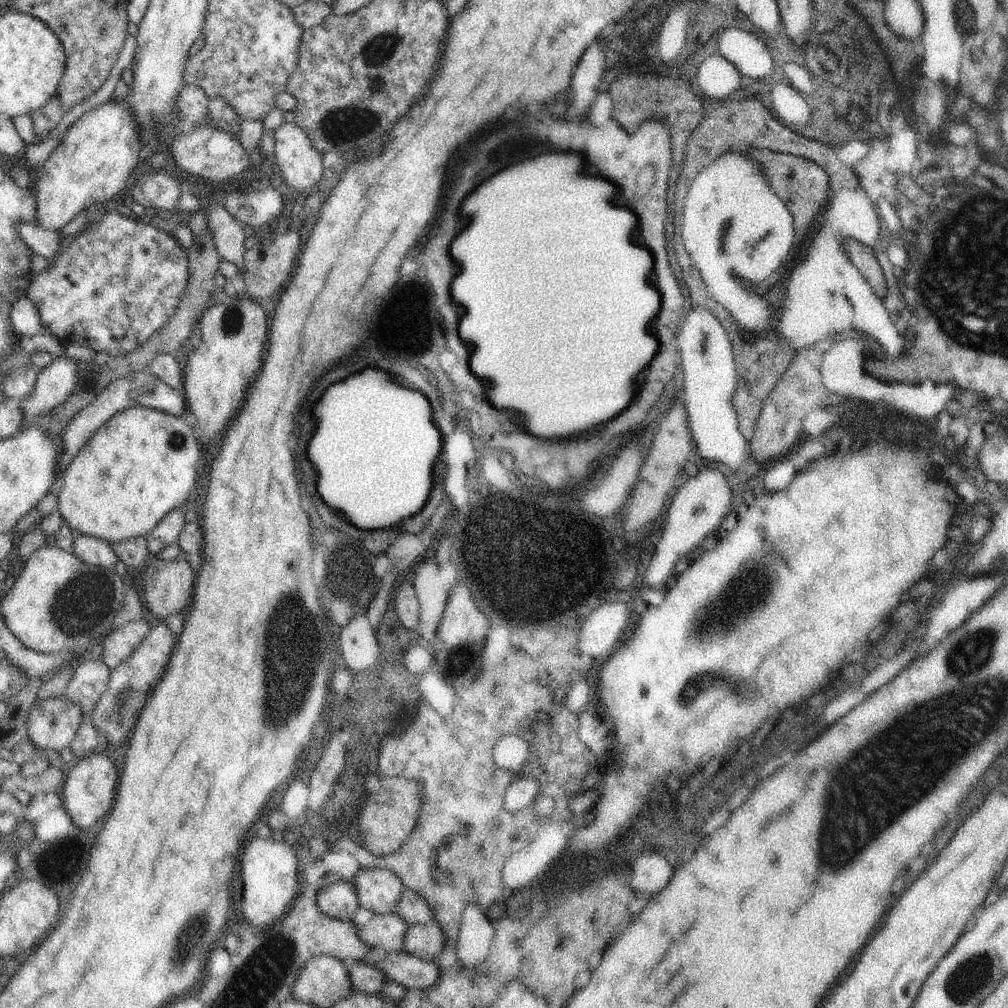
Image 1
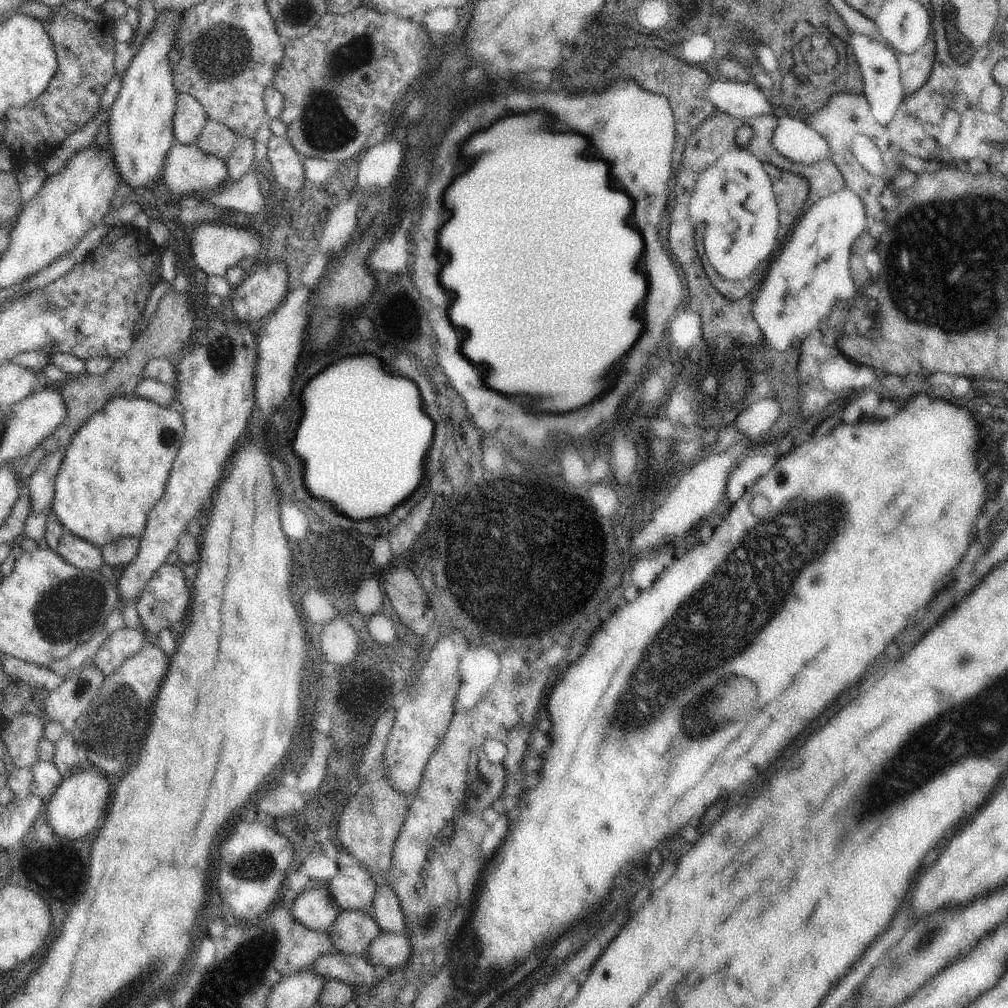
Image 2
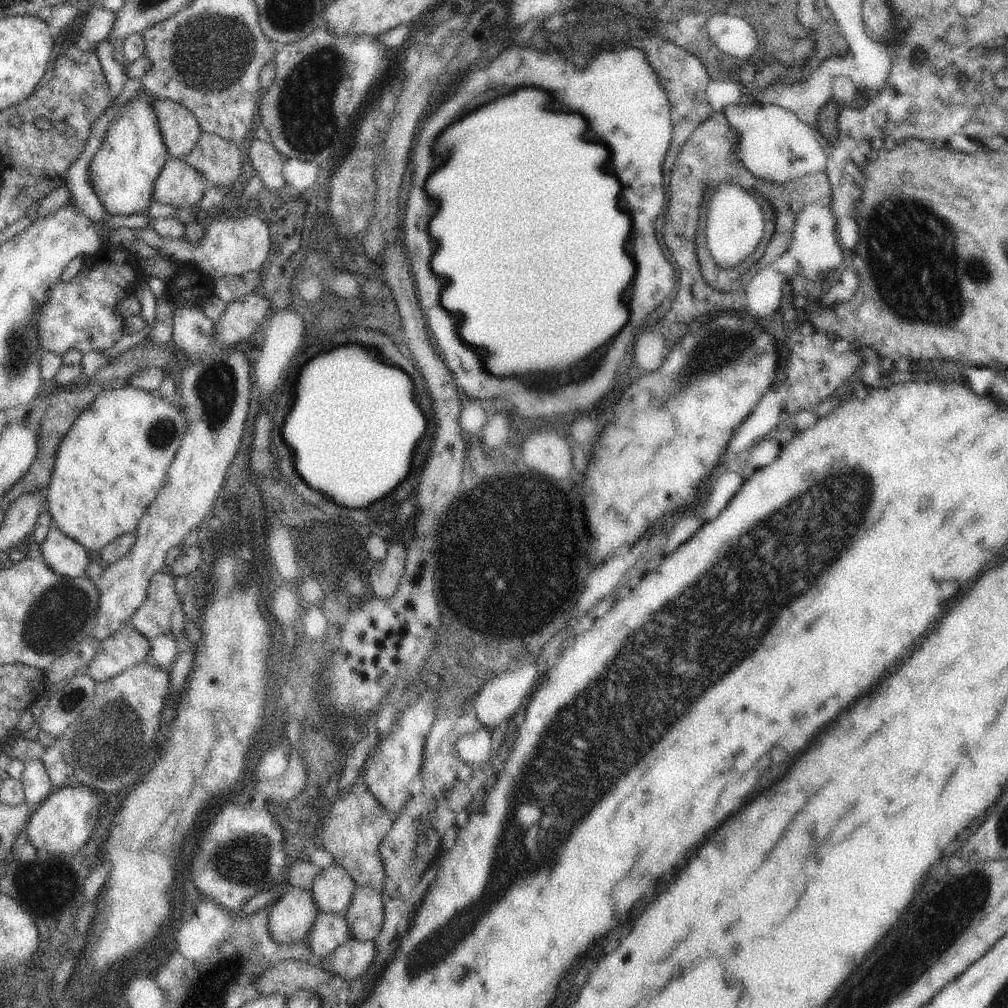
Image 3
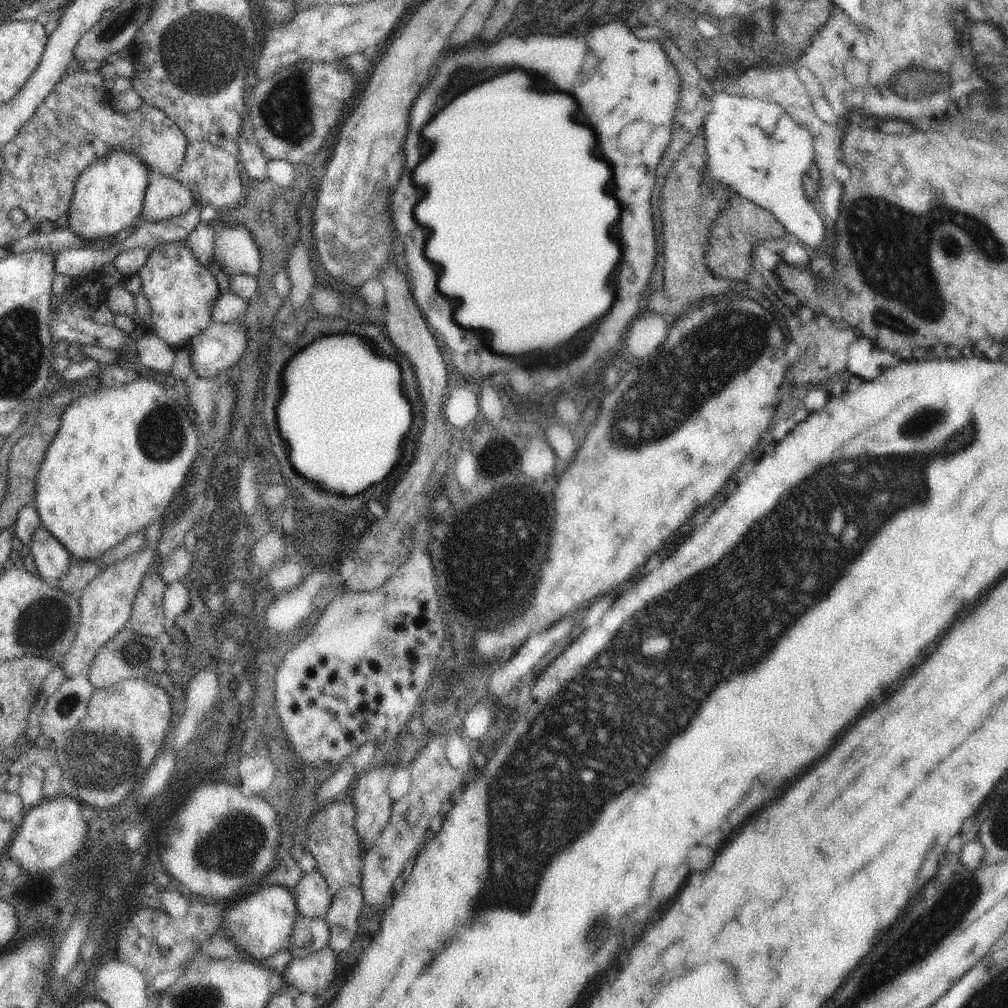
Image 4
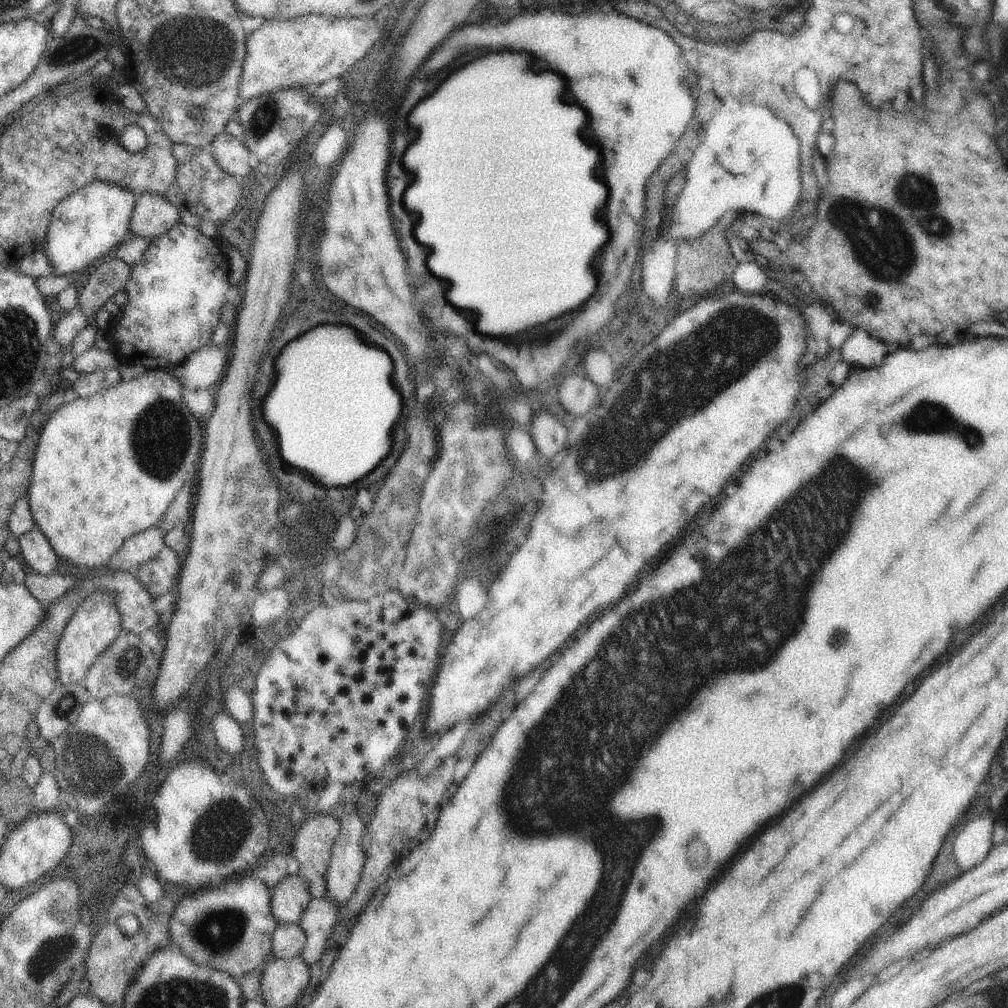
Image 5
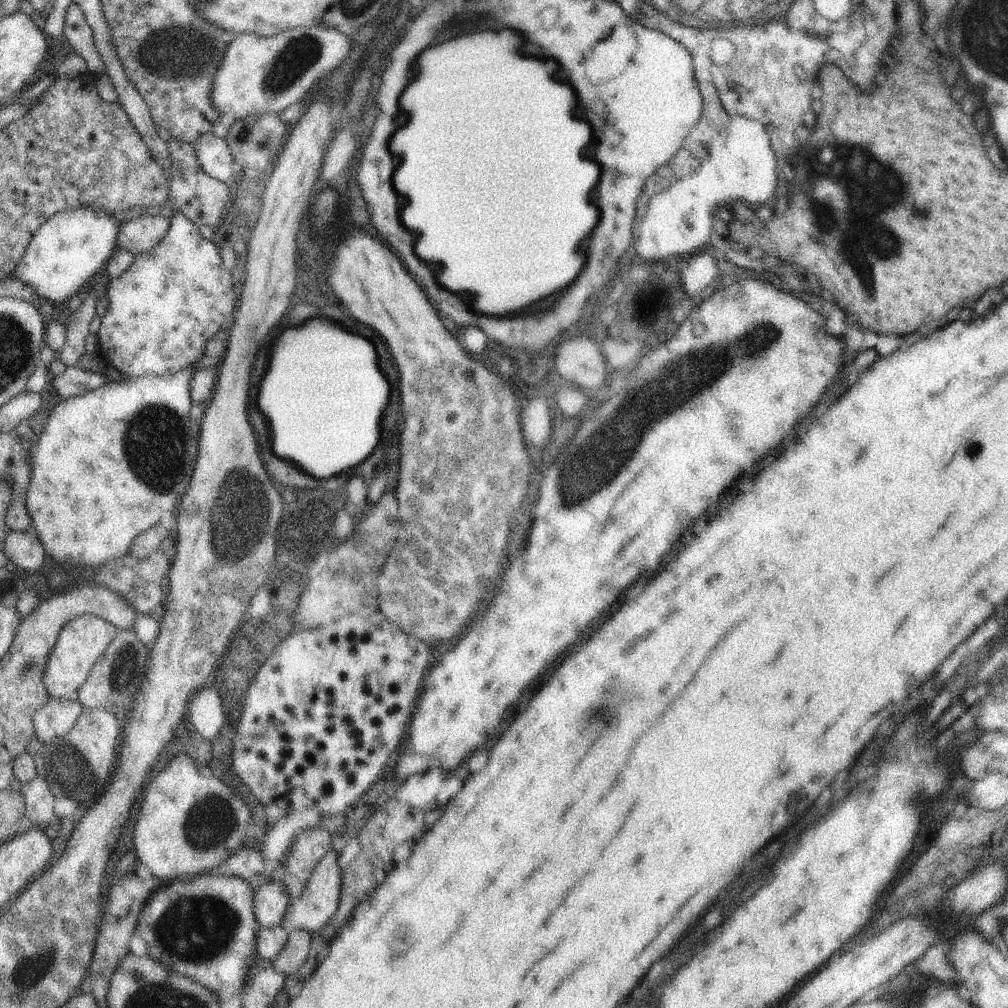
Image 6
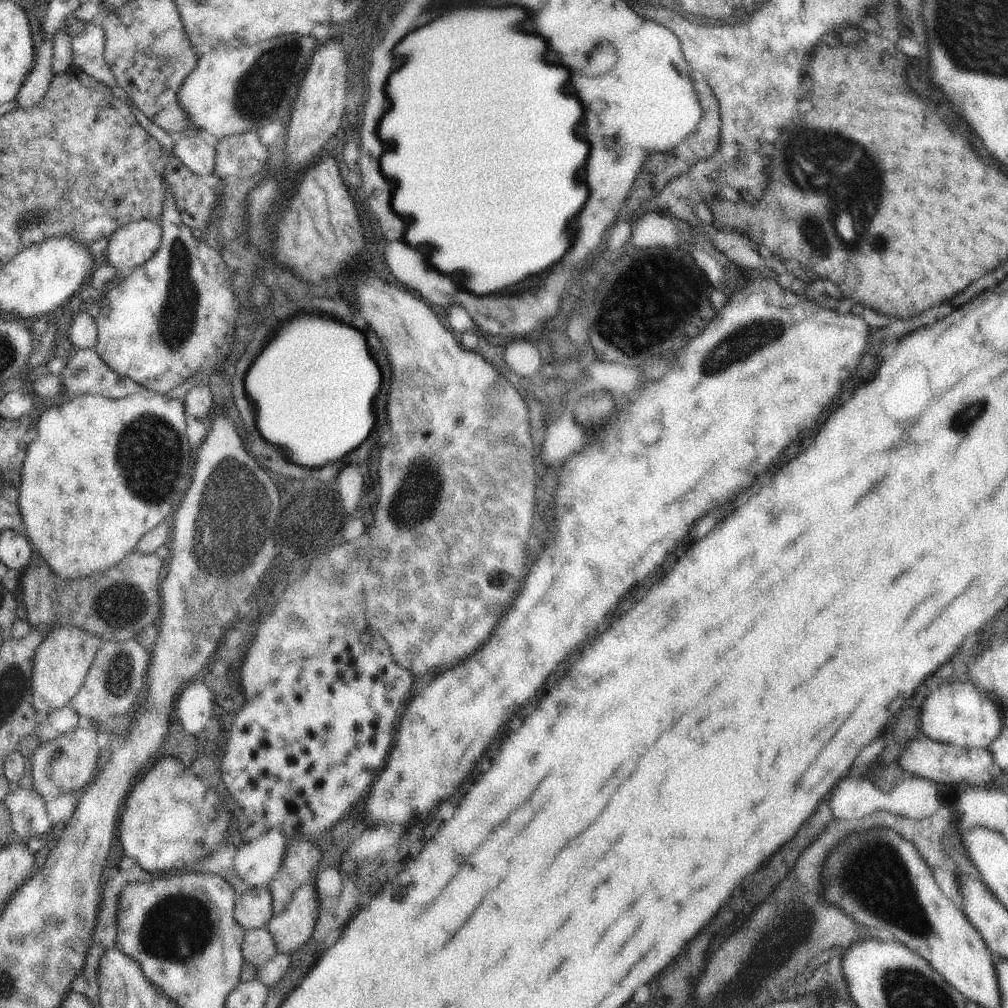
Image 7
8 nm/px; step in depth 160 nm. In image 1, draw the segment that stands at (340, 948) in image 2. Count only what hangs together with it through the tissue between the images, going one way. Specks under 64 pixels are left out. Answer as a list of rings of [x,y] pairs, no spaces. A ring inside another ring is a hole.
[[[394,911],[374,913],[366,924],[357,926],[357,935],[369,947],[383,948],[389,953],[401,950],[407,928]]]

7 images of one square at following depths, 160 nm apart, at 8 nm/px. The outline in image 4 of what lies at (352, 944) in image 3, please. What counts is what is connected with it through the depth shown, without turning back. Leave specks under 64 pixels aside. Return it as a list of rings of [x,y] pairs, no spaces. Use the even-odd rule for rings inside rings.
[[[326,947],[305,958],[293,958],[282,973],[284,989],[294,995],[311,993],[320,996],[328,990],[338,970],[338,954]]]

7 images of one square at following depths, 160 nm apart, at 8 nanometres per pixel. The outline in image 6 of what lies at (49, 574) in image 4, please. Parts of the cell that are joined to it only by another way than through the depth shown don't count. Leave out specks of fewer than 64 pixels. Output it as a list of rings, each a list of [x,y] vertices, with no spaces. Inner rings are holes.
[[[32,528],[26,531],[10,531],[5,543],[4,543],[4,555],[8,558],[8,561],[12,561],[17,565],[23,572],[28,572],[28,574],[36,573],[43,567],[43,562],[46,558],[46,554],[38,536],[36,536]]]

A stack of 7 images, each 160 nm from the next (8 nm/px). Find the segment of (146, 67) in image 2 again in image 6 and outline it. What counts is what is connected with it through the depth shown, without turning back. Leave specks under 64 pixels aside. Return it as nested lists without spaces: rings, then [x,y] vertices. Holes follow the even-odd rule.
[[[78,206],[60,211],[36,231],[13,274],[36,292],[39,303],[50,300],[56,308],[61,308],[73,295],[86,290],[93,276],[106,266],[116,249],[119,228],[119,222],[102,208]]]

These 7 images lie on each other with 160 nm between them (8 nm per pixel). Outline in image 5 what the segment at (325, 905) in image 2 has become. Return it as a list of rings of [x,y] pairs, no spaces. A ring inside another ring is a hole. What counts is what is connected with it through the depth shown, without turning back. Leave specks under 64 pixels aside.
[[[244,876],[190,892],[194,896],[182,898],[172,912],[169,948],[190,956],[196,964],[228,972],[238,981],[272,957],[274,932],[281,923],[272,914],[272,889],[262,880]]]

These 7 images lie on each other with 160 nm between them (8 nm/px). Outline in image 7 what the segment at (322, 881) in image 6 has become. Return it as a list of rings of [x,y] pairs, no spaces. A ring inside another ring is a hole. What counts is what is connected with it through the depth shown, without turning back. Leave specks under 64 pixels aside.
[[[313,875],[305,886],[298,888],[290,904],[266,926],[278,953],[293,954],[312,938],[320,903]]]

